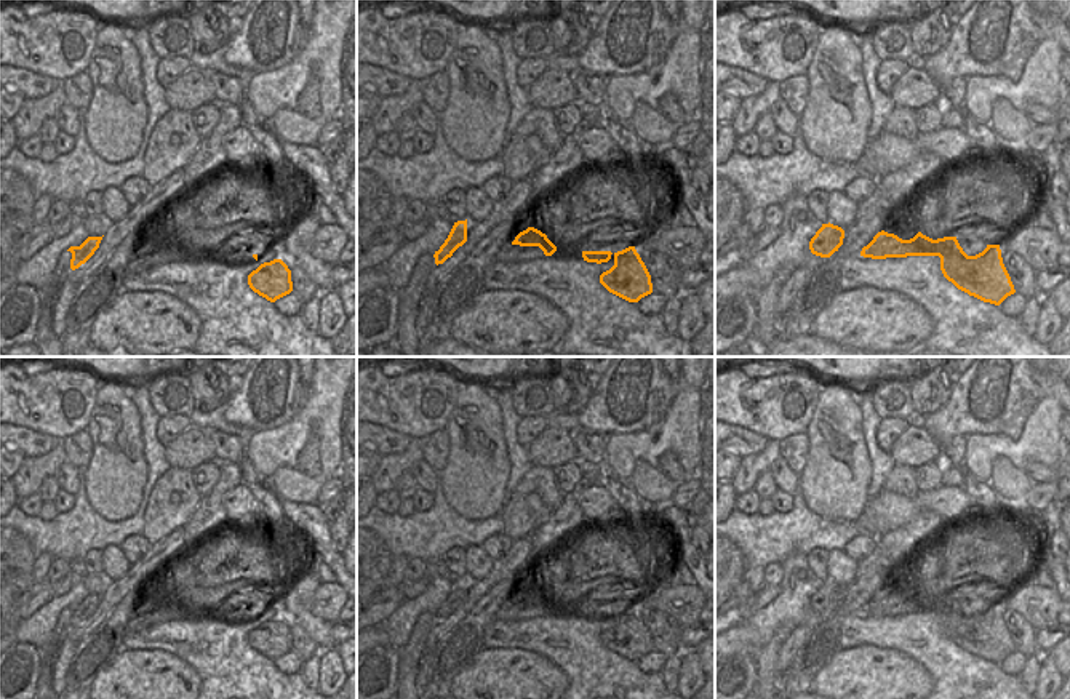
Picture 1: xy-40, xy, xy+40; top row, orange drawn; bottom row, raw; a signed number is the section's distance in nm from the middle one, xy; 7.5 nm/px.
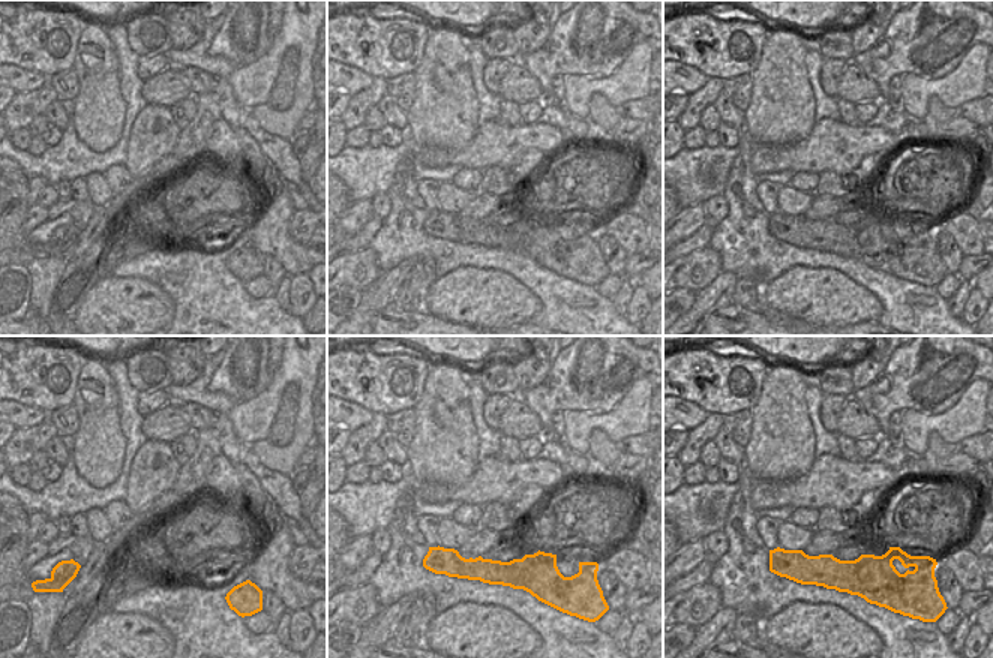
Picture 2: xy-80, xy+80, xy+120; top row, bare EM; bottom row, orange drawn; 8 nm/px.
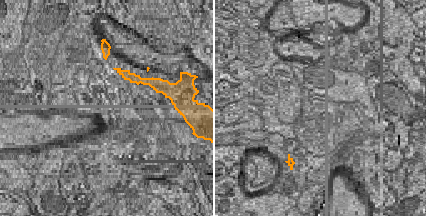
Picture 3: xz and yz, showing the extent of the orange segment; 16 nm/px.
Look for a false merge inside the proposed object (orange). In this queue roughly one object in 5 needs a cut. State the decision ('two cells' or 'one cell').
two cells

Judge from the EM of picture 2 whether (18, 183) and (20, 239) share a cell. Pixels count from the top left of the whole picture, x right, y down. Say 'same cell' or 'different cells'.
same cell

